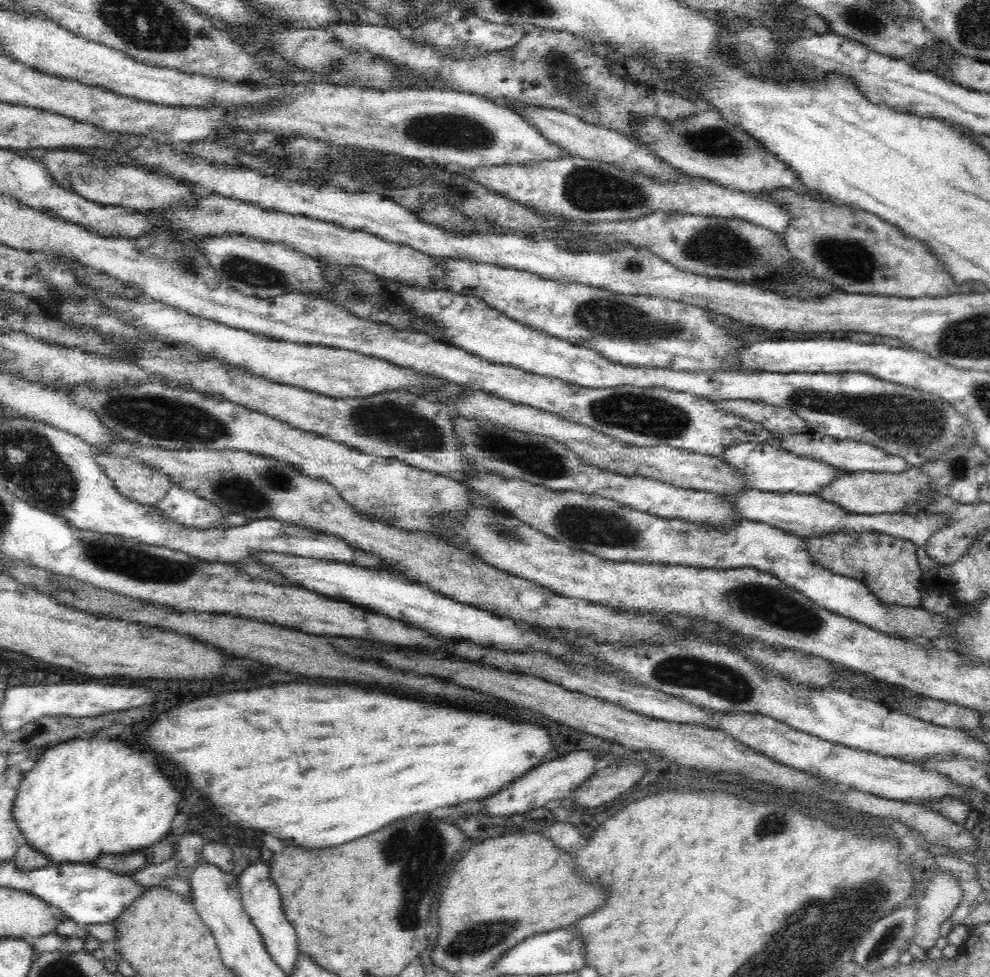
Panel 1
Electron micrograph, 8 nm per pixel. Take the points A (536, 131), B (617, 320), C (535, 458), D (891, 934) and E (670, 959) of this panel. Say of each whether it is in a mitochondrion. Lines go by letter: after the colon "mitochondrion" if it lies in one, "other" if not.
A: other
B: mitochondrion
C: mitochondrion
D: mitochondrion
E: other

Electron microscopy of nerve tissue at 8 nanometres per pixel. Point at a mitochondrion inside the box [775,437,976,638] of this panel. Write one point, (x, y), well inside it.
(959, 468)

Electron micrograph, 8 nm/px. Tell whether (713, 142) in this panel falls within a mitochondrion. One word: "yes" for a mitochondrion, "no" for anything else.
yes

